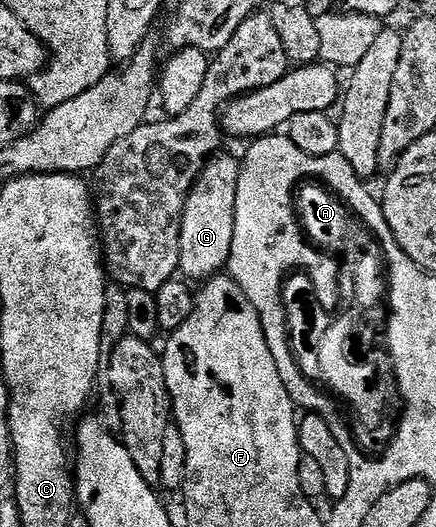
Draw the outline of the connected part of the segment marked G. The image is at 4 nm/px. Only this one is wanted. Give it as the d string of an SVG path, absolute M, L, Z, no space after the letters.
M219 153L207 162L186 201L178 269L183 279L194 284L205 284L211 278L219 277L230 264L232 236L236 228L236 192L242 168L237 157L234 159L226 153Z

